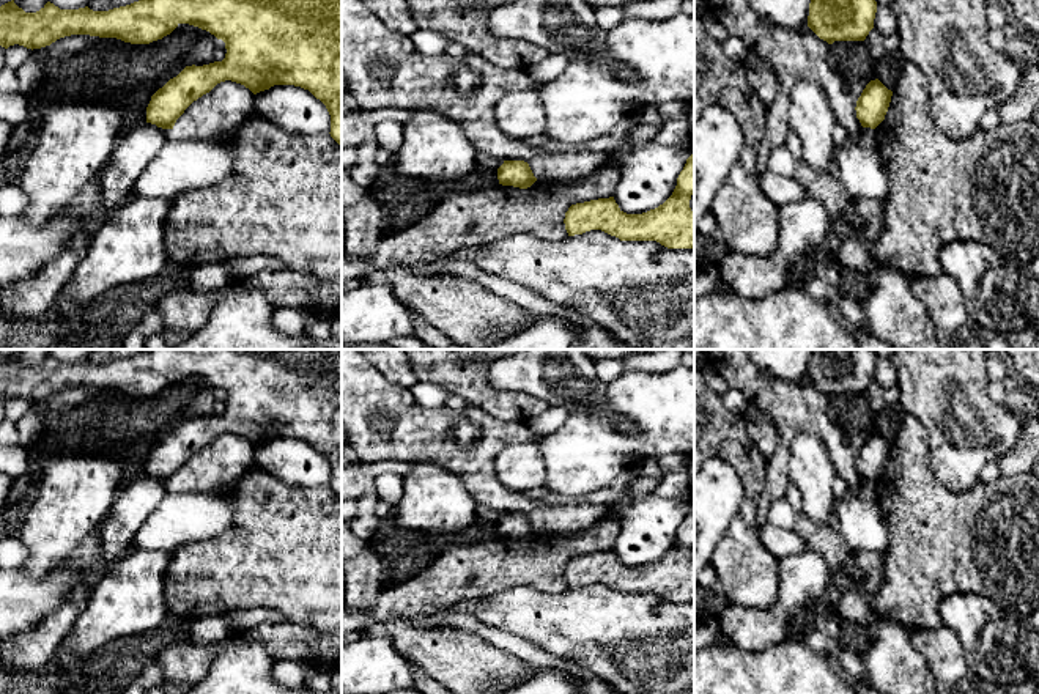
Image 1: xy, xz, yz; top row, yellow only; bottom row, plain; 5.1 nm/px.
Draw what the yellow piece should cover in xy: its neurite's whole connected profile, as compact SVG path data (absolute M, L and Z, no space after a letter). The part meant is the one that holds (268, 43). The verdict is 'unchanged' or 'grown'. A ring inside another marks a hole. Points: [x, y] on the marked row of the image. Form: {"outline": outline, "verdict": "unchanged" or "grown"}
{"outline": "M14 0L0 6L0 46L27 49L50 46L71 35L116 38L150 44L170 35L179 24L209 31L225 42L225 58L203 66L186 66L159 88L146 107L146 123L173 129L176 120L217 83L231 80L253 94L274 85L309 90L331 115L331 137L342 145L342 0L139 0L109 11L60 9L47 2L36 13L25 13Z", "verdict": "unchanged"}

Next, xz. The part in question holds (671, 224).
{"outline": "M694 151L686 159L672 195L658 208L642 214L627 214L619 208L614 197L576 203L565 212L565 230L568 236L582 234L590 230L601 230L620 241L656 241L667 249L694 249L694 212L690 208L693 194Z", "verdict": "unchanged"}

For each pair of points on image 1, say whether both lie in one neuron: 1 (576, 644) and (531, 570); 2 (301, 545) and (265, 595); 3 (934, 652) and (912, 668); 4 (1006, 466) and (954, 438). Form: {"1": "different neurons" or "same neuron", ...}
{"1": "different neurons", "2": "same neuron", "3": "different neurons", "4": "different neurons"}

